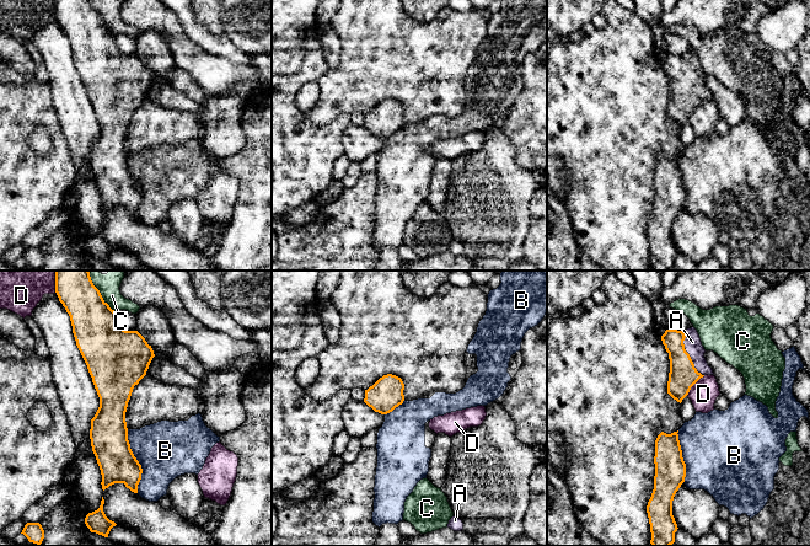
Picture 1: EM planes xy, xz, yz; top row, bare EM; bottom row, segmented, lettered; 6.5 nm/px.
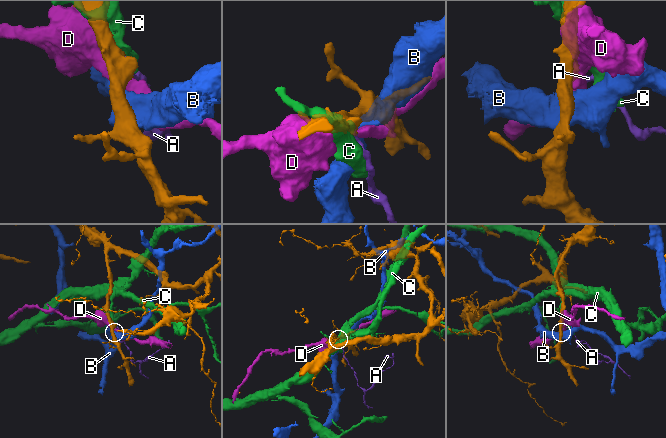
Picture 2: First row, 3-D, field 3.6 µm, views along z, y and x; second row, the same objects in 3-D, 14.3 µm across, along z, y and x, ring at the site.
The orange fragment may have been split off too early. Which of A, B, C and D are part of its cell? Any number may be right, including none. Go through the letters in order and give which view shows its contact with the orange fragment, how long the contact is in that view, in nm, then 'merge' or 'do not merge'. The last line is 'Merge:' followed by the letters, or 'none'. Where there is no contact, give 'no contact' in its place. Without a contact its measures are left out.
A: meets orange in yz; contact 320 nm long; merge
B: meets orange in xy; contact 420 nm long; do not merge
C: meets orange in xy; contact 280 nm long; do not merge
D: meets orange in yz; contact 180 nm long; do not merge
Merge: A

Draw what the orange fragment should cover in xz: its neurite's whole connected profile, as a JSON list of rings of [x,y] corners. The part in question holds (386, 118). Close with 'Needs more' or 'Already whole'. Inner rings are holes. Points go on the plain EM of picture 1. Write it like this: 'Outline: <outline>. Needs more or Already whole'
Outline: [[[387,98],[365,114],[364,127],[375,136],[387,139],[404,125],[404,108],[401,102]]]. Already whole

